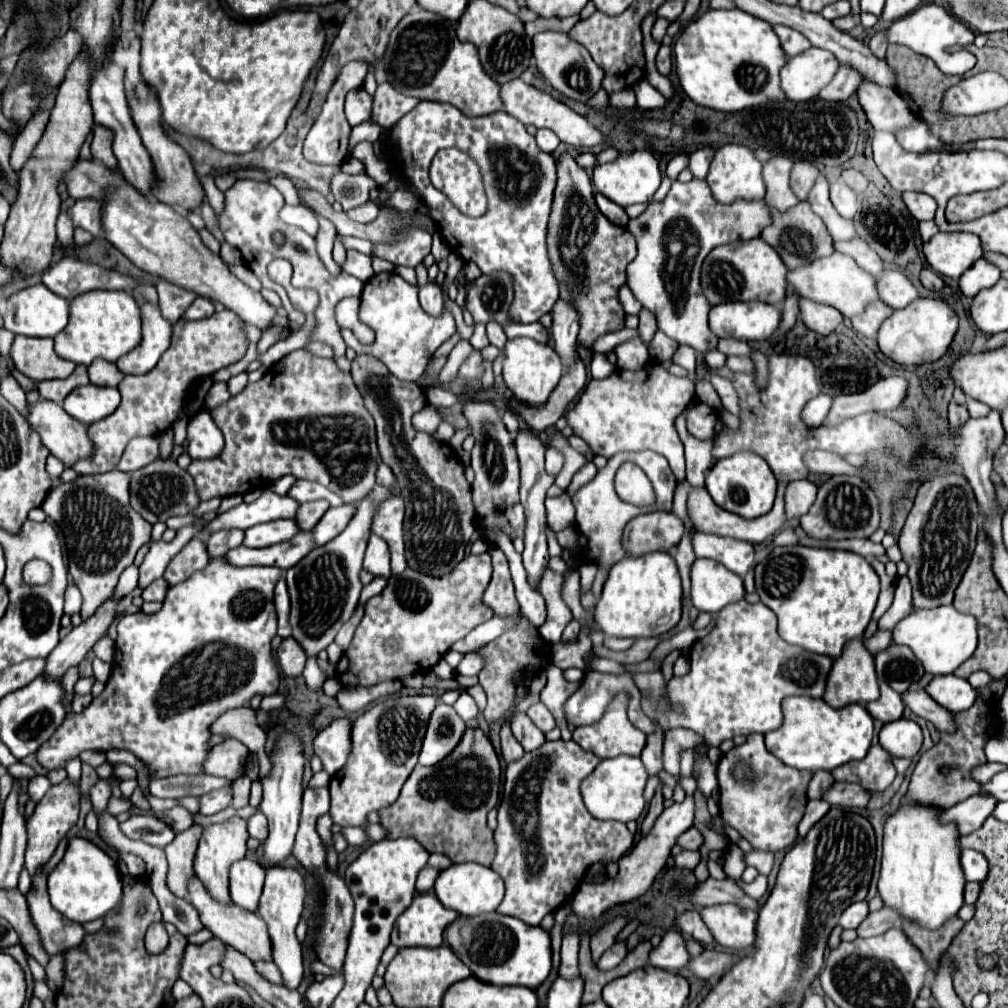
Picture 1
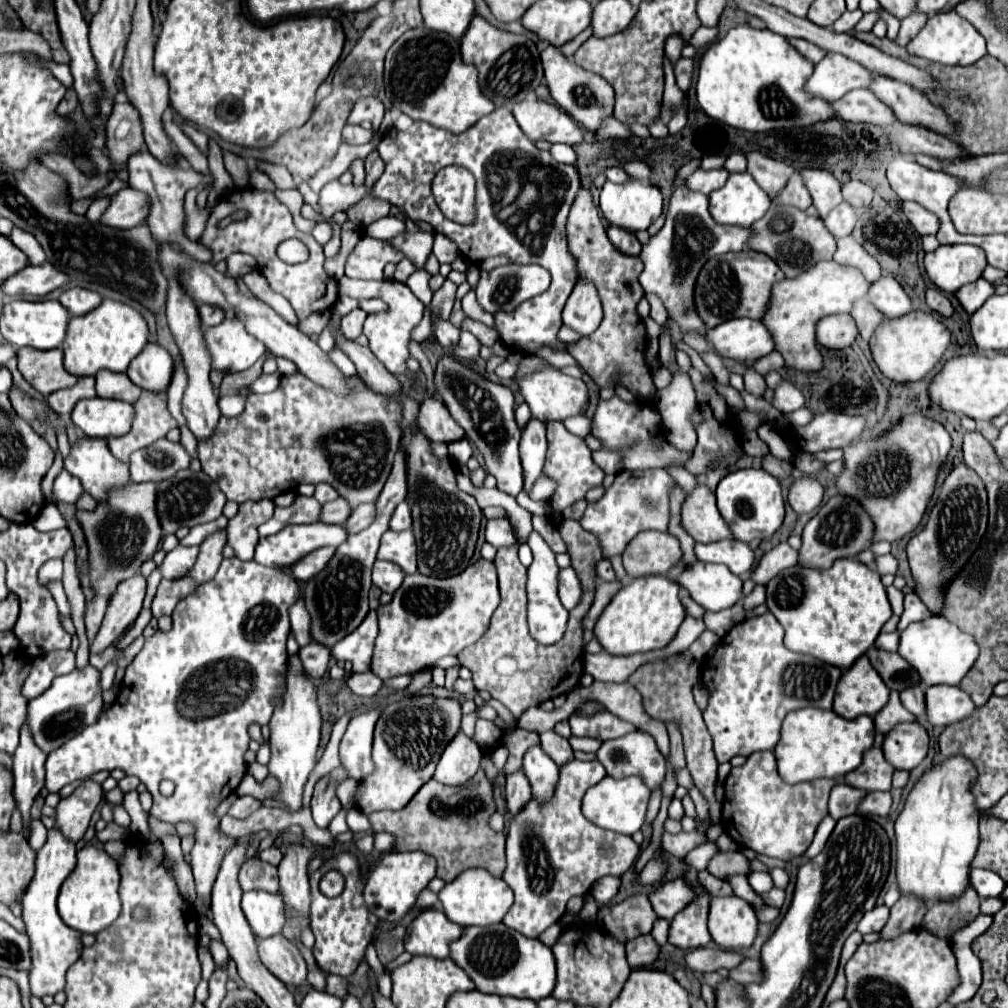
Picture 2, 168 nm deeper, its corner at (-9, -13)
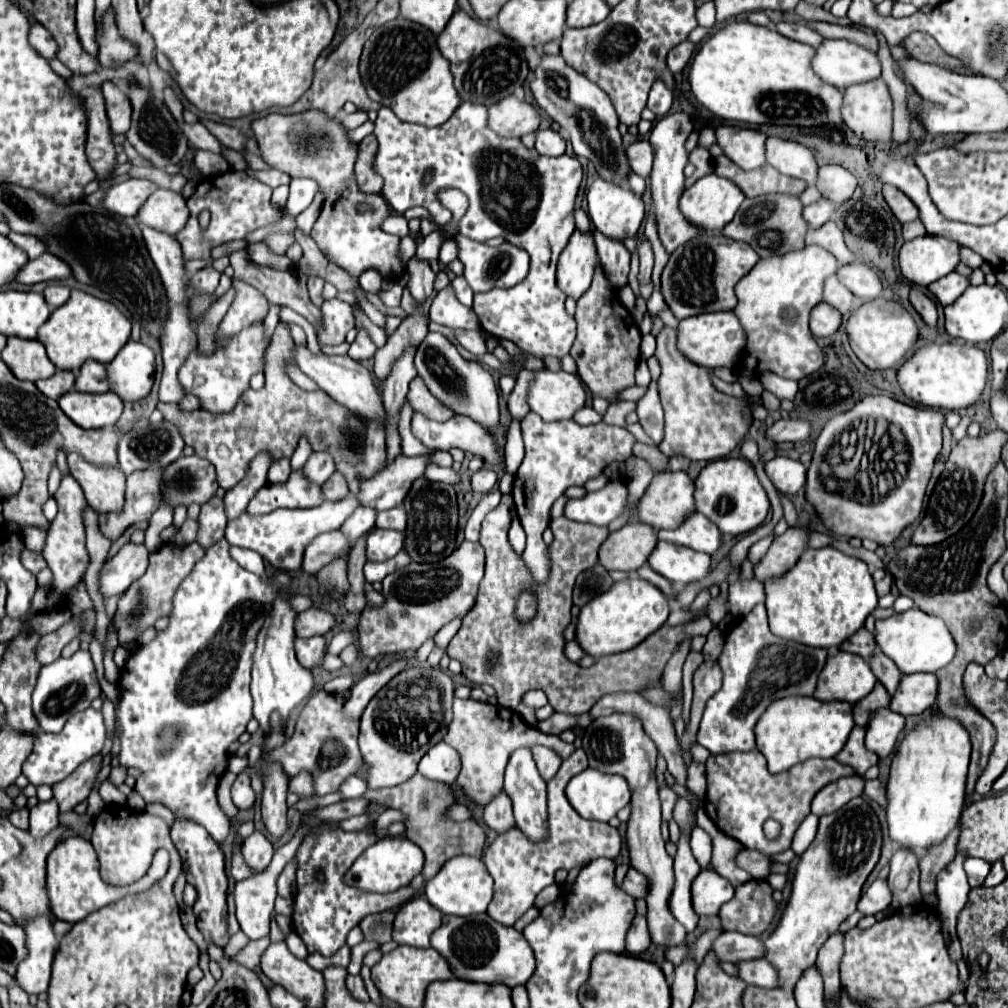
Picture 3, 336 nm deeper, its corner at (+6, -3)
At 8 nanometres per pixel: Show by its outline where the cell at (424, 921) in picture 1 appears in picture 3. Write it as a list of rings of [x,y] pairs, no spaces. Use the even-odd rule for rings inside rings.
[[[414,897],[404,903],[394,919],[392,939],[400,945],[430,947],[430,935],[440,927],[442,913],[434,909],[424,897]]]

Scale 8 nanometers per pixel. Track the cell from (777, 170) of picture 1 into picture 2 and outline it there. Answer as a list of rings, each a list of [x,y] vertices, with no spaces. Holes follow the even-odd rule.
[[[747,153],[747,161],[747,171],[751,171],[753,179],[759,183],[759,187],[763,187],[763,191],[771,199],[775,199],[783,191],[783,187],[795,173],[791,165],[775,161],[761,153]]]

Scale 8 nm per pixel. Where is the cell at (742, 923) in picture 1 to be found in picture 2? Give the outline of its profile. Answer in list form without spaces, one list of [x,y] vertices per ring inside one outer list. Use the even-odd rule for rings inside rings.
[[[715,897],[709,909],[709,933],[727,951],[749,949],[757,937],[757,917],[751,905],[739,897]]]

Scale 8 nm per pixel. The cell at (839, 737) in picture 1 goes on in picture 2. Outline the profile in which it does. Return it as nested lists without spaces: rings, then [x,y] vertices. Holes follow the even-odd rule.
[[[799,709],[791,711],[783,721],[783,735],[775,747],[779,775],[787,783],[801,783],[813,779],[839,779],[855,771],[863,763],[865,751],[873,747],[875,725],[869,715],[861,715],[853,721],[835,715],[833,711]]]

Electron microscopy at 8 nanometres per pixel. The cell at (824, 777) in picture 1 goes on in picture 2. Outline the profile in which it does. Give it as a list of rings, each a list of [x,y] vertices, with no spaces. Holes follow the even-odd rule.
[[[843,781],[835,783],[829,797],[829,815],[835,821],[841,817],[853,815],[857,811],[859,799],[863,799],[863,791],[855,791],[853,787],[847,787]]]

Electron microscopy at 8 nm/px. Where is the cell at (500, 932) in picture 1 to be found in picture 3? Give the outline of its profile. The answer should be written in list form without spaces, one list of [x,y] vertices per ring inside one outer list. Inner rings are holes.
[[[488,913],[454,917],[444,915],[442,925],[430,935],[430,945],[448,961],[458,979],[478,983],[502,983],[508,987],[524,985],[534,973],[534,953],[524,935],[514,927],[504,927]]]

